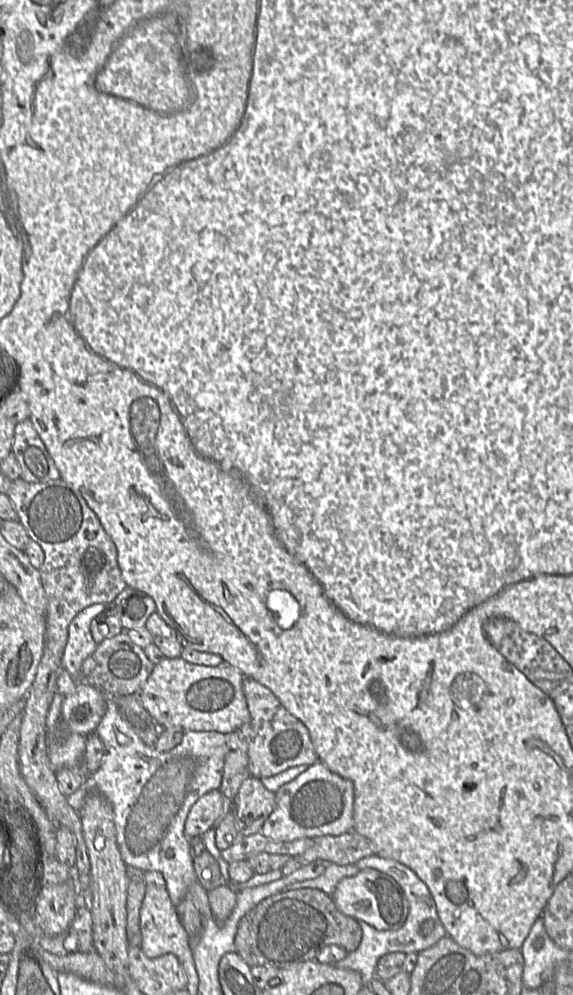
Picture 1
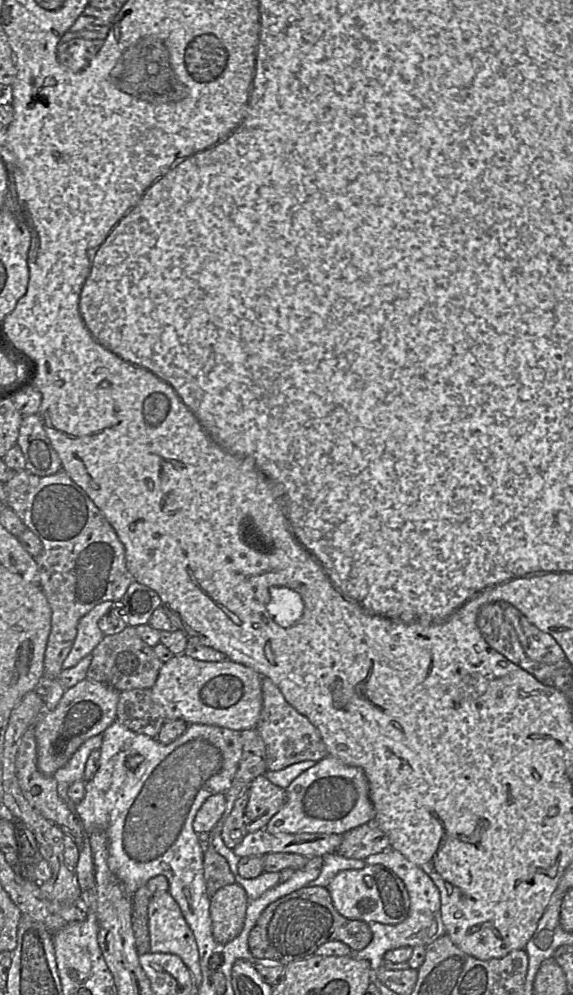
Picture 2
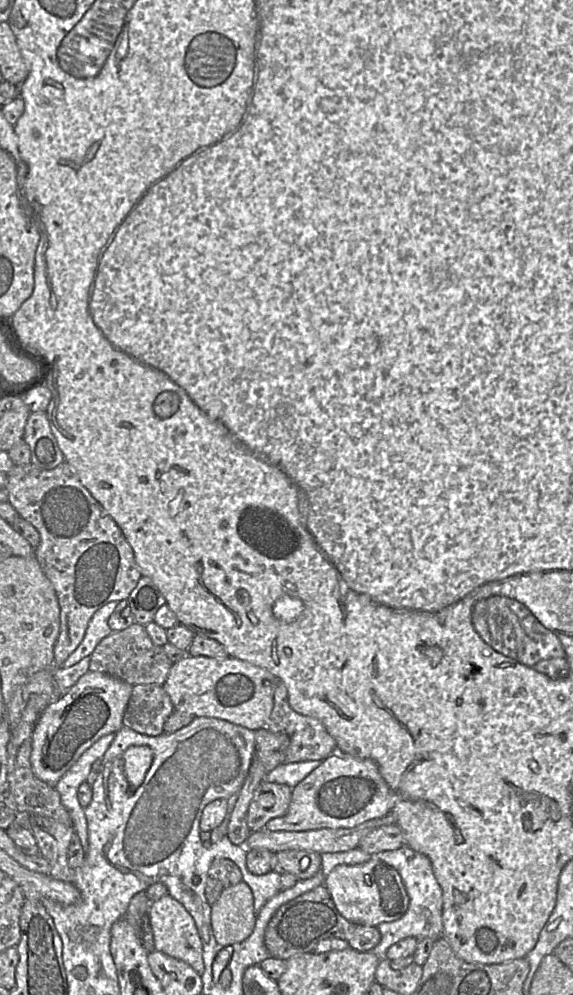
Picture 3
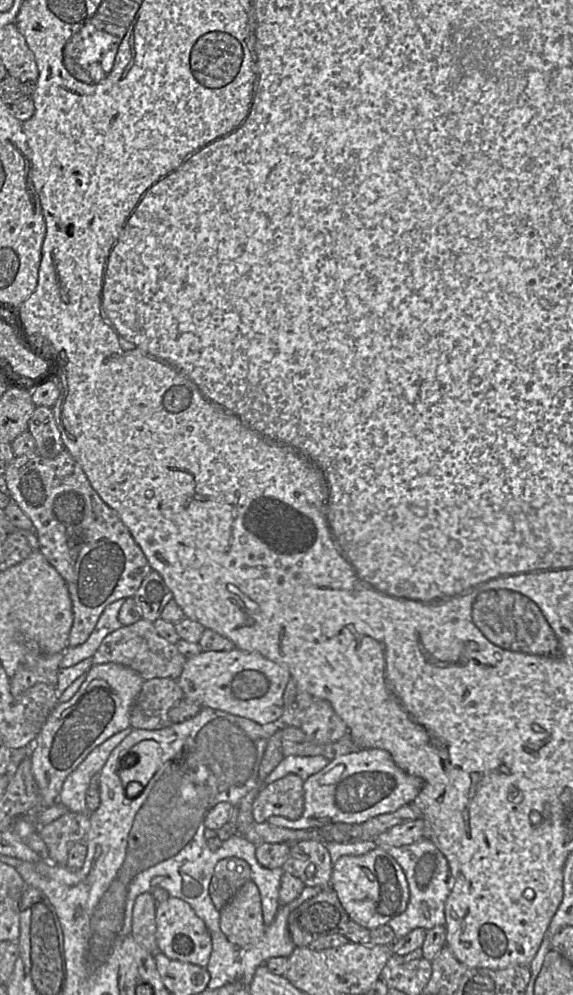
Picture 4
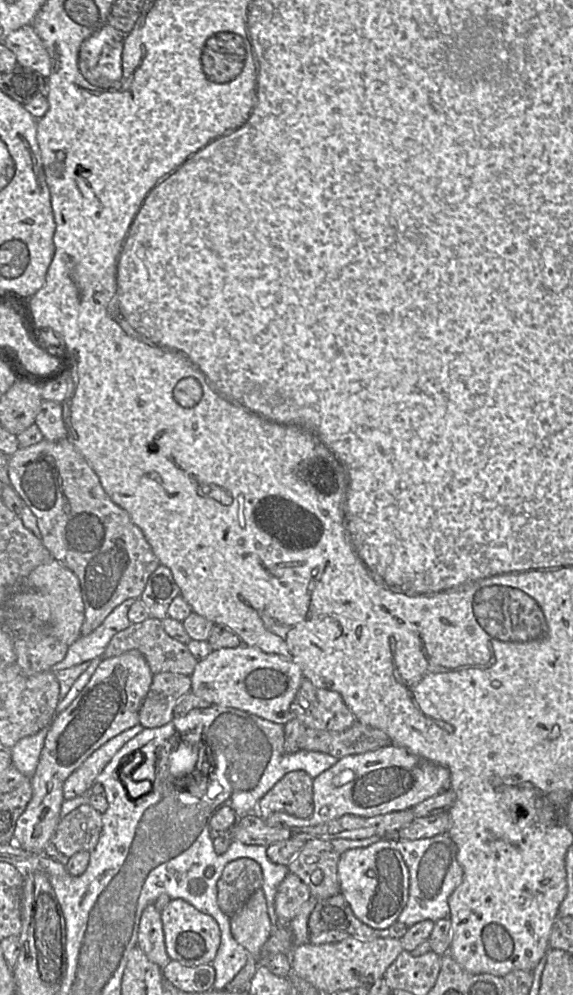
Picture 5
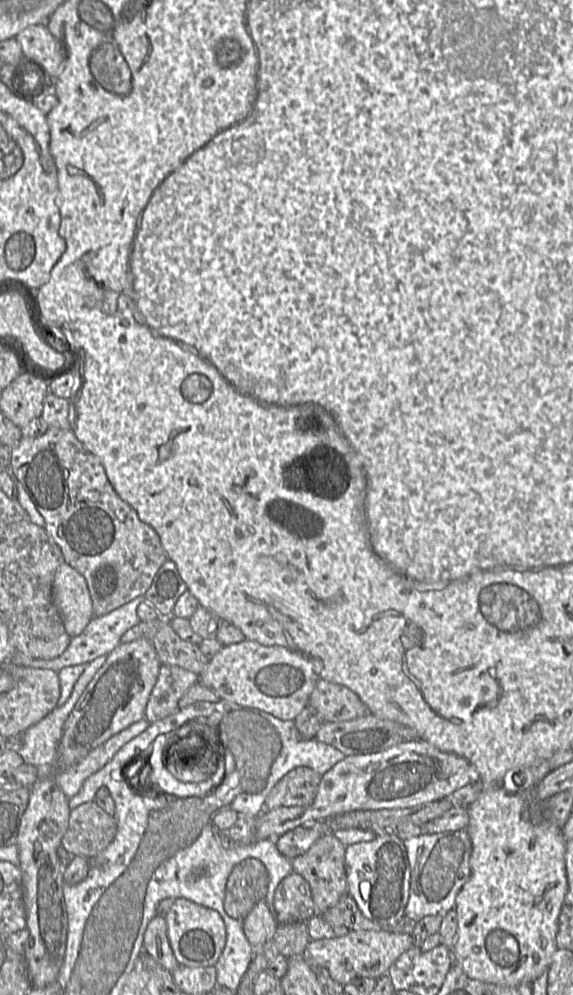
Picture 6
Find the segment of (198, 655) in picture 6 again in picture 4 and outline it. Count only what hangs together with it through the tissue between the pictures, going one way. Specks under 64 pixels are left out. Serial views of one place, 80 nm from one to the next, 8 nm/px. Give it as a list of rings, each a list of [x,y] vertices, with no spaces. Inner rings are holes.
[[[141,619],[130,626],[122,626],[108,634],[92,657],[94,665],[116,663],[138,672],[144,680],[171,678],[177,680],[186,662],[175,646],[162,638],[153,622]]]

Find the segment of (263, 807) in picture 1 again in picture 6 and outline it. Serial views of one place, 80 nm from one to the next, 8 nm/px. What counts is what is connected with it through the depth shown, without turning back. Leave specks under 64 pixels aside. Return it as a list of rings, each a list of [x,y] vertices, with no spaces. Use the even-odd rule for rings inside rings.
[[[309,767],[291,770],[271,789],[265,800],[265,811],[311,805],[316,797],[321,776]]]

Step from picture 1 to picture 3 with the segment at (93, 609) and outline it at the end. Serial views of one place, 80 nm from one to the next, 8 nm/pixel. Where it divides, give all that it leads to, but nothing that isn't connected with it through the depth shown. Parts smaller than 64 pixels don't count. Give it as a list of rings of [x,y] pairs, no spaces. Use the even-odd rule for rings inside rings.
[[[118,601],[109,602],[94,613],[88,624],[83,640],[76,650],[64,661],[61,668],[69,668],[78,663],[81,659],[91,656],[99,642],[112,633],[108,625],[108,619],[116,609],[118,603]]]

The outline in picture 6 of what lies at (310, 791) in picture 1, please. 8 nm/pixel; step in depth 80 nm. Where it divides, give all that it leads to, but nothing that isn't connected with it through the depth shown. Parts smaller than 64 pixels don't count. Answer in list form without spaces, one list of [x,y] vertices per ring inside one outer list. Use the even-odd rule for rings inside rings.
[[[416,739],[385,750],[349,755],[321,776],[316,797],[307,807],[280,807],[257,817],[255,841],[276,839],[305,824],[324,822],[355,810],[410,808],[447,798],[456,790],[477,781],[470,763],[454,753],[443,752]]]

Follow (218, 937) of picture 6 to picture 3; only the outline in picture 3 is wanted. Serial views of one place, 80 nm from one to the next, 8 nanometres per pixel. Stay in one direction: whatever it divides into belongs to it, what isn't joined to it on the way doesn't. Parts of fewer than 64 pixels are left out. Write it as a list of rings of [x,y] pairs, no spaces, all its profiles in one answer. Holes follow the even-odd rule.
[[[169,894],[150,904],[149,923],[154,949],[189,964],[199,975],[204,972],[203,946],[195,921],[185,907]]]

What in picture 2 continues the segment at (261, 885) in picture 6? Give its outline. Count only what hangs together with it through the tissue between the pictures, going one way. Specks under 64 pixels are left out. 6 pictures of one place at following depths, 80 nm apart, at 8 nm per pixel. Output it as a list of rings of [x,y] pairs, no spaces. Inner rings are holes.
[[[210,844],[204,851],[203,874],[206,893],[209,898],[219,888],[236,882],[235,876],[225,858],[219,855]]]

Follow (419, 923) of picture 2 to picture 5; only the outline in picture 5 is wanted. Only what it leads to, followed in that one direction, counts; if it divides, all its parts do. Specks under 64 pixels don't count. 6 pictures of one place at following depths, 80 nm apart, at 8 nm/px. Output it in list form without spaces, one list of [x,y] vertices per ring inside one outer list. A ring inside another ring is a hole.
[[[448,833],[417,840],[397,840],[399,850],[409,869],[409,898],[398,922],[411,927],[423,920],[434,922],[450,917],[448,898],[463,880],[463,869],[457,860],[457,846]]]

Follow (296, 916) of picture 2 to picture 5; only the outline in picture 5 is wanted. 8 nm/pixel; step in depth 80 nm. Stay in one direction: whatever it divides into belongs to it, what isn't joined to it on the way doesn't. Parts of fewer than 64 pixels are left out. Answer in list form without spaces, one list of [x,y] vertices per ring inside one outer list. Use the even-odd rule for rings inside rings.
[[[342,893],[318,900],[309,919],[309,937],[324,931],[340,930],[363,940],[375,938],[401,939],[409,927],[396,921],[386,929],[374,929],[359,920]]]

